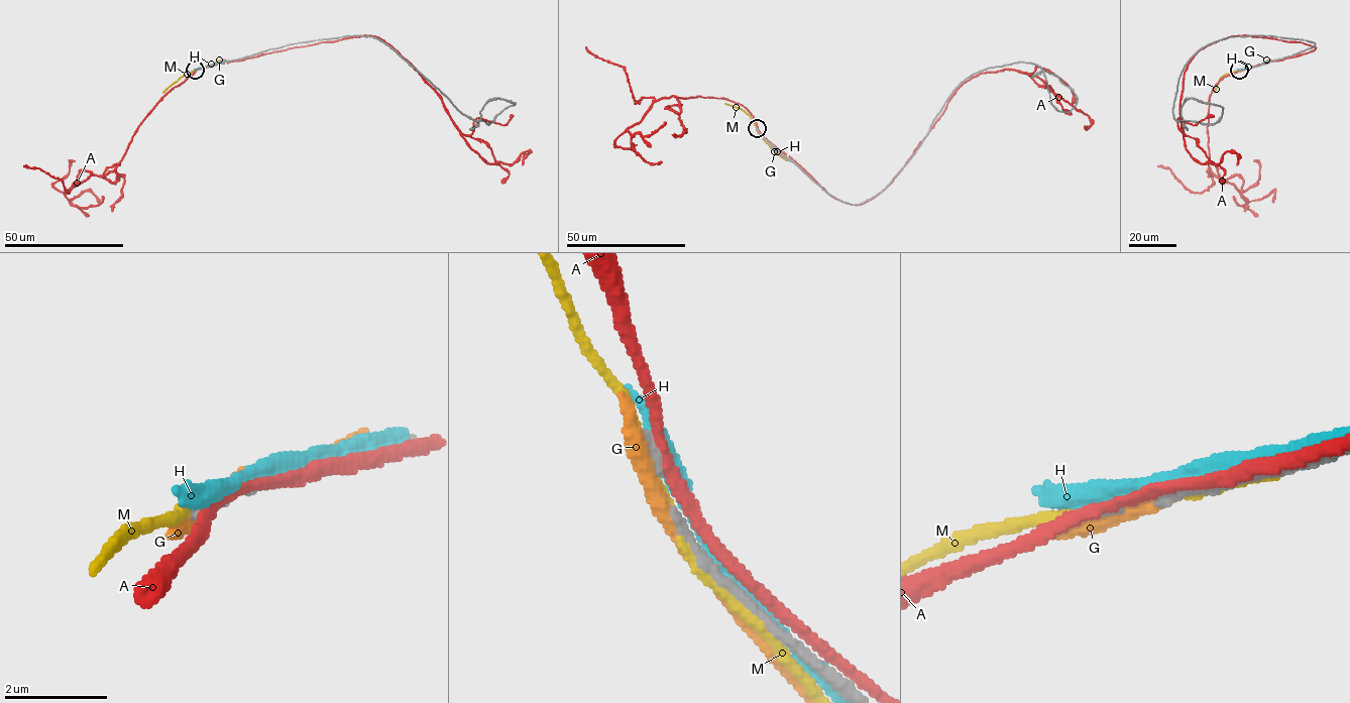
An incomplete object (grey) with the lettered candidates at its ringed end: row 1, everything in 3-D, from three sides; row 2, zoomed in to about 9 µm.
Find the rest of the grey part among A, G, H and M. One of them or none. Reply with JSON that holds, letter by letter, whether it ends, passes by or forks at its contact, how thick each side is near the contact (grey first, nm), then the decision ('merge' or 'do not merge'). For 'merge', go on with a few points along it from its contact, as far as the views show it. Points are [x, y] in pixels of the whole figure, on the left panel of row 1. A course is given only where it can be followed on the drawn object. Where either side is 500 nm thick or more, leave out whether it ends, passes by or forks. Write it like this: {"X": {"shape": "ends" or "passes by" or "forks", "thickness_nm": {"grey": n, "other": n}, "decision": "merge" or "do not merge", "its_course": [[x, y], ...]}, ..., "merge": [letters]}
{"A": {"shape": "passes by", "thickness_nm": {"grey": 200, "other": 220}, "decision": "do not merge"}, "G": {"shape": "passes by", "thickness_nm": {"grey": 200, "other": 360}, "decision": "do not merge"}, "H": {"shape": "passes by", "thickness_nm": {"grey": 200, "other": 360}, "decision": "do not merge"}, "M": {"shape": "passes by", "thickness_nm": {"grey": 200, "other": 180}, "decision": "do not merge"}, "merge": []}

